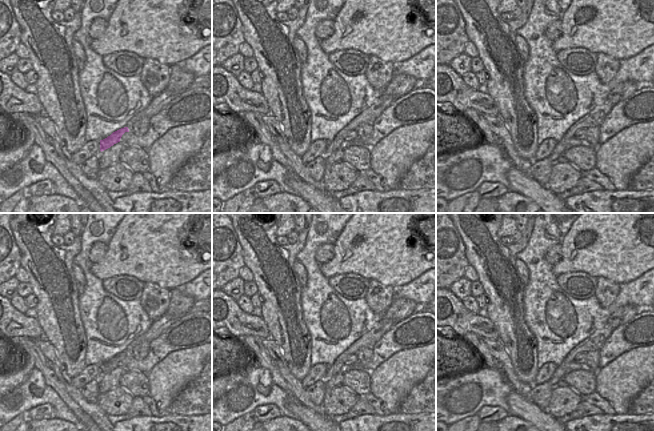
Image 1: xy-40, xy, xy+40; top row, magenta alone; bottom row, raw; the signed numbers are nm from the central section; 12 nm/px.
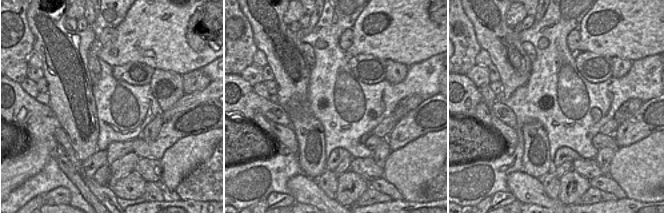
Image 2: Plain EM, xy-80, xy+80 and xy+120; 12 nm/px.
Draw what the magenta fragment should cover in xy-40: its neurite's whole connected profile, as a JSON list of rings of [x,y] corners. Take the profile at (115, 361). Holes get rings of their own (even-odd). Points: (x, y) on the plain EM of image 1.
[[[128,351],[113,356],[107,362],[100,364],[100,375],[106,374],[118,366],[125,367],[132,358],[133,357],[129,355]]]

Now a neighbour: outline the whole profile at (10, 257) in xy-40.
[[[0,213],[0,284],[15,277],[21,267],[20,249],[9,225],[11,218],[8,213]]]

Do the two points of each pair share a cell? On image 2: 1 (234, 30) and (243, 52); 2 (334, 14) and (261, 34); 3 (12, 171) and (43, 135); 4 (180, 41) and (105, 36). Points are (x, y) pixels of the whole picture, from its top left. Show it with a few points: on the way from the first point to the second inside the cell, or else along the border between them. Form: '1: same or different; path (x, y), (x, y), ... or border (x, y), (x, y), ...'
1: same; path (237, 35), (240, 47)
2: different; border (323, 10), (316, 25), (305, 36)
3: same; path (21, 163), (40, 144)
4: different; border (116, 28), (115, 34), (102, 47)

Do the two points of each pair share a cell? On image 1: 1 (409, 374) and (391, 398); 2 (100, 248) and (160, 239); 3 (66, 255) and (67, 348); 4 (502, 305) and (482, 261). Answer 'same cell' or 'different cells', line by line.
1: same cell
2: different cells
3: same cell
4: same cell

